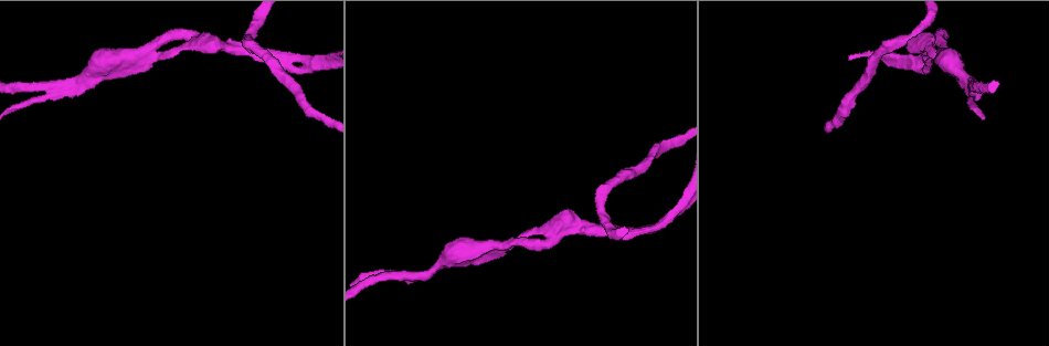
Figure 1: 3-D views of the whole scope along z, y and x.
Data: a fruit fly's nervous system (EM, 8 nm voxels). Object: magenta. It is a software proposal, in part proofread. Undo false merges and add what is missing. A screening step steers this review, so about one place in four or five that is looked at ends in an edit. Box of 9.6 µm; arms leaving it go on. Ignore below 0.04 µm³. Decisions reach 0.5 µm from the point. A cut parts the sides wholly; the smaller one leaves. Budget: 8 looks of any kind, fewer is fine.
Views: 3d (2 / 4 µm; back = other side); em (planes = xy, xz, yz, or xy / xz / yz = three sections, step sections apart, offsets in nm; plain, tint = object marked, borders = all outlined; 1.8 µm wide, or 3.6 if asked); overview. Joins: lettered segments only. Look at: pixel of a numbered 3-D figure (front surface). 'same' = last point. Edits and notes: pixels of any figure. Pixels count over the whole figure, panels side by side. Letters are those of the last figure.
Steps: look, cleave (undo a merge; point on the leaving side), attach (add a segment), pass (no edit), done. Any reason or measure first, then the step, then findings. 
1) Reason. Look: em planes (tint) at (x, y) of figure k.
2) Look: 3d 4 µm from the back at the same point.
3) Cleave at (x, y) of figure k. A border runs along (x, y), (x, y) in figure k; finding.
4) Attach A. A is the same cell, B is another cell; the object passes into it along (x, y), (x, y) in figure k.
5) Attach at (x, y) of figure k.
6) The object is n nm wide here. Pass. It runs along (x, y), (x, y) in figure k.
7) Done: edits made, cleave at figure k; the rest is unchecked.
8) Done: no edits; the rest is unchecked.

Sudden change in width. Look: em 3.6 µm planes (tint) at (962, 74) of figure 1.

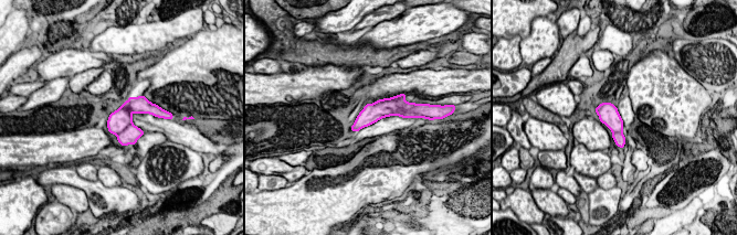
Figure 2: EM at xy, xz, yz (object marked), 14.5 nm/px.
What lies round it. Look: em 3.6 µm planes (borders) at the same point.

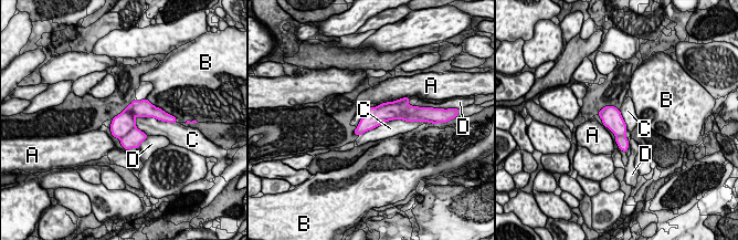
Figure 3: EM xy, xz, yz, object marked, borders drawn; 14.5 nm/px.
Pass. A, B, C and D are other cells; a border runs along (134, 116), (153, 116), (161, 121) in figure 3; one neuron here.

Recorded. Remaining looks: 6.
Look: 3d 4 µm at (524, 232) of figure 1.

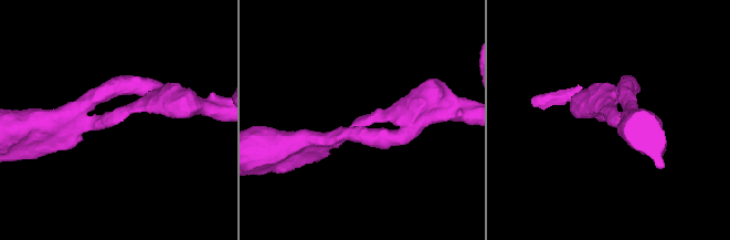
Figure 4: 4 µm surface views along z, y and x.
Shape alone is not enough. Look: em planes (borders) at (364, 119) of figure 4.

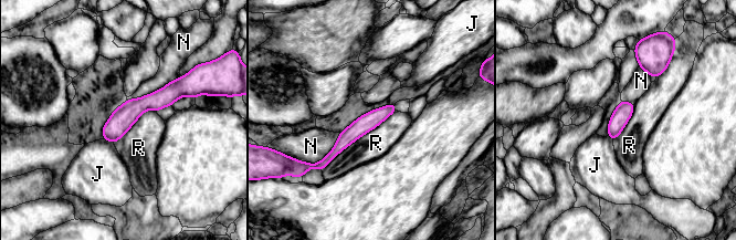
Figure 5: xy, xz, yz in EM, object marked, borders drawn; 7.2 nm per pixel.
Pass. J, N and R are other cells; a border runs along (397, 111), (346, 146), (322, 170) in figure 5; all the same neuron.

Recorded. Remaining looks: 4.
Free end. Look: 3d 4 µm at (299, 73) of figure 1.

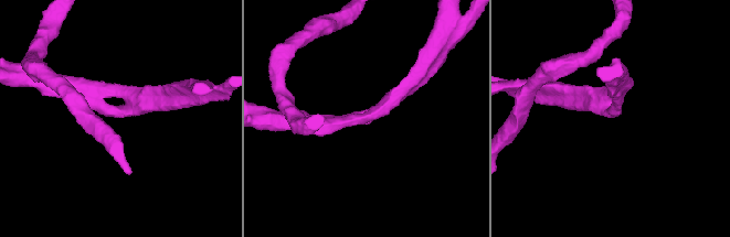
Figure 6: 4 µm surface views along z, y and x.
Look: em xy step 16 (borders) at (616, 114) of figure 6.

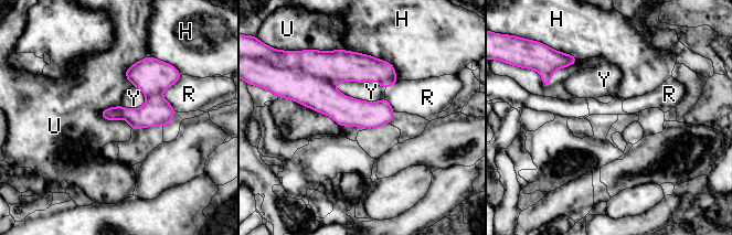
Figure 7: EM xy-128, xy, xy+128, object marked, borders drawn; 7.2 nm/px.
Pass. H, R, U and Y are other cells; no lettered segment goes on from it.

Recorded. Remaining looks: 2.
Done: no edits; the rest is unchecked.

